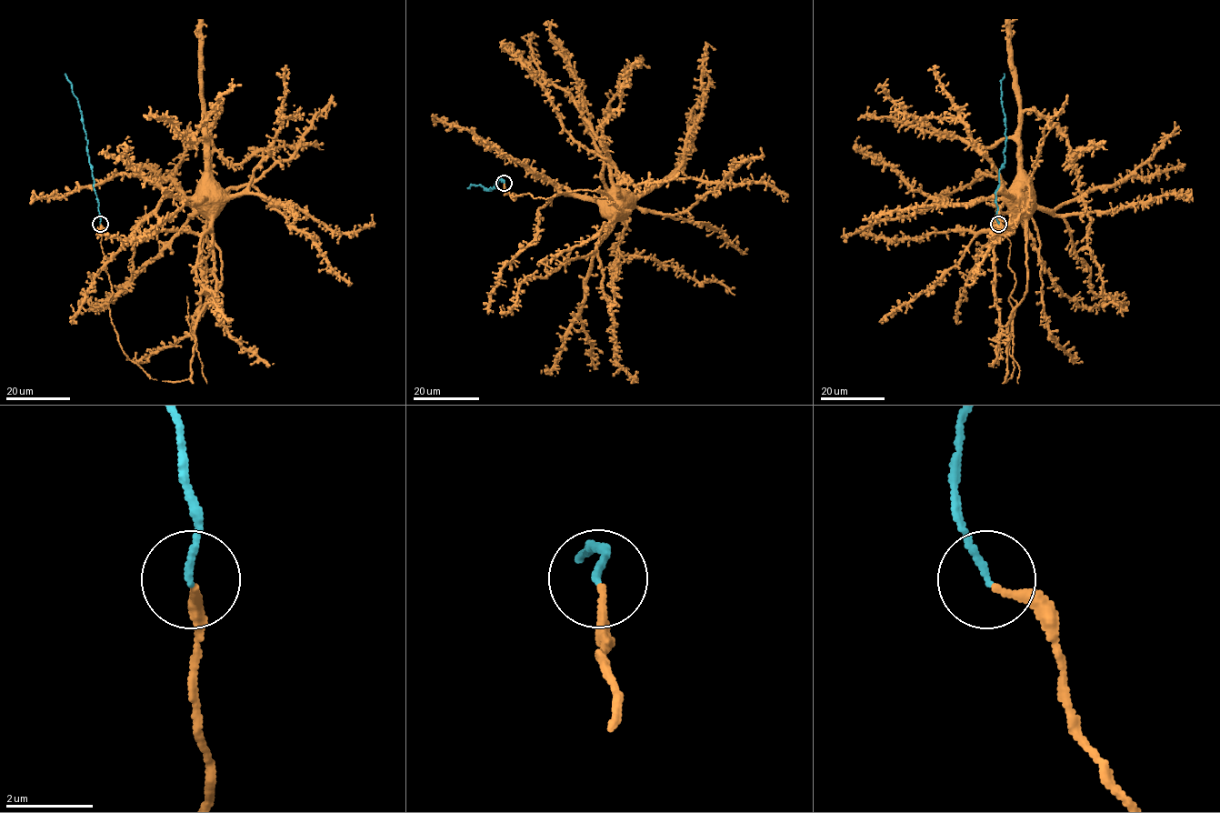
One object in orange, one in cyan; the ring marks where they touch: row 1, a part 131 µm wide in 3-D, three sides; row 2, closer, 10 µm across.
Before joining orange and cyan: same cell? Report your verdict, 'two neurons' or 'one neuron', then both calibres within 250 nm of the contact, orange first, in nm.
one neuron | 170/150 nm

